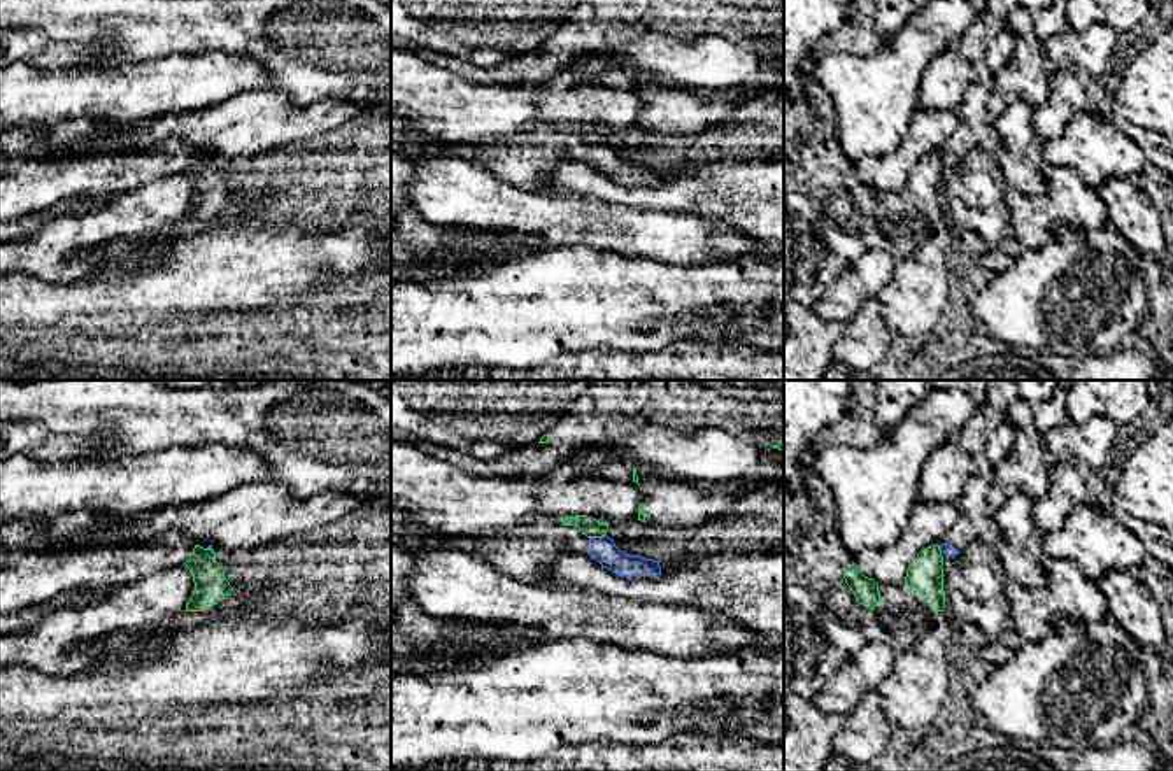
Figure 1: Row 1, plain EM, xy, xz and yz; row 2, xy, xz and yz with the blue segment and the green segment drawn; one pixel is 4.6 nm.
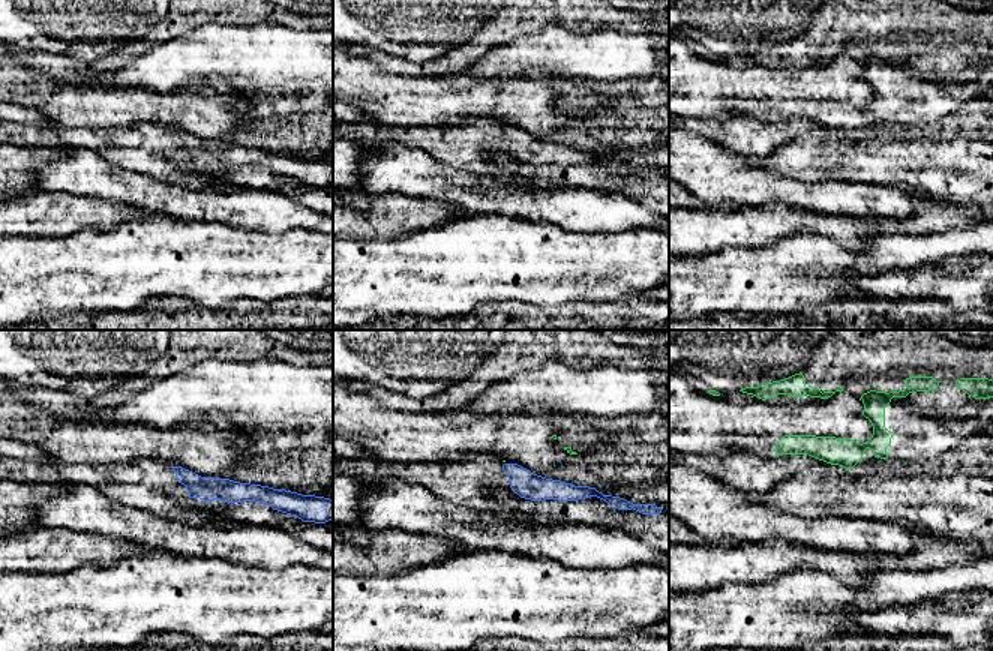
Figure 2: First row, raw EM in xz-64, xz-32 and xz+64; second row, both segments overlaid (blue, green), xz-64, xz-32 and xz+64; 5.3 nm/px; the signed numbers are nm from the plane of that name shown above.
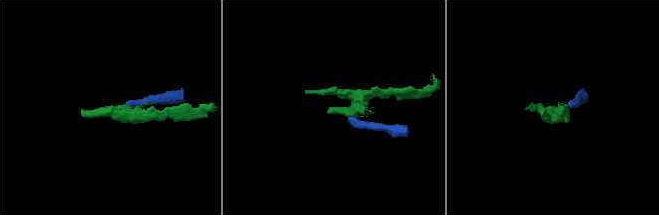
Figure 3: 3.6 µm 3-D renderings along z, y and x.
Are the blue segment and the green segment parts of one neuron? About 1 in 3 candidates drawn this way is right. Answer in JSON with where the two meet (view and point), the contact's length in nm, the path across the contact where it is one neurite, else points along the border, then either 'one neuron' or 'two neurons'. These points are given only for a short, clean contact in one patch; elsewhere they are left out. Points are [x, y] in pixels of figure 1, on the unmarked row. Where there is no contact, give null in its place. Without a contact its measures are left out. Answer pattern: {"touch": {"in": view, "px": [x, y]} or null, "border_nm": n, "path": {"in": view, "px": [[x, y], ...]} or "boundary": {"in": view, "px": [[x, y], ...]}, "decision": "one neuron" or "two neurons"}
{"touch": {"in": "xz", "px": [602, 144]}, "border_nm": 40, "boundary": {"in": "xz", "px": [[605, 141], [600, 146]]}, "decision": "two neurons"}

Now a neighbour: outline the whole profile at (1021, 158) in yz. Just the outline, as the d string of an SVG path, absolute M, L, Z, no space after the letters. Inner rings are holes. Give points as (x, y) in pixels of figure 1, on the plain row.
M1012 102L992 119L1003 147L994 154L1010 189L1019 189L1027 196L1045 193L1043 177L1043 140L1033 128L1034 109L1024 102Z

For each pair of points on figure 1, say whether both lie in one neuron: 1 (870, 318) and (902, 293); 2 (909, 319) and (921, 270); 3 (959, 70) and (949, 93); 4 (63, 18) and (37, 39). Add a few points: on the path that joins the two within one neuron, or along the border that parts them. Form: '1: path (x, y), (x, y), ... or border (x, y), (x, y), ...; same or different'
1: border (875, 298), (881, 318), (893, 333); different
2: path (909, 307), (921, 290), (921, 282); same
3: path (954, 76), (949, 81), (949, 88); same
4: border (46, 34), (55, 41), (88, 44); different

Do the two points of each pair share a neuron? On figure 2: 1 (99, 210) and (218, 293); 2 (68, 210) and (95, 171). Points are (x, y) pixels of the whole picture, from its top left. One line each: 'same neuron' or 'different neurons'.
1: different neurons
2: different neurons

